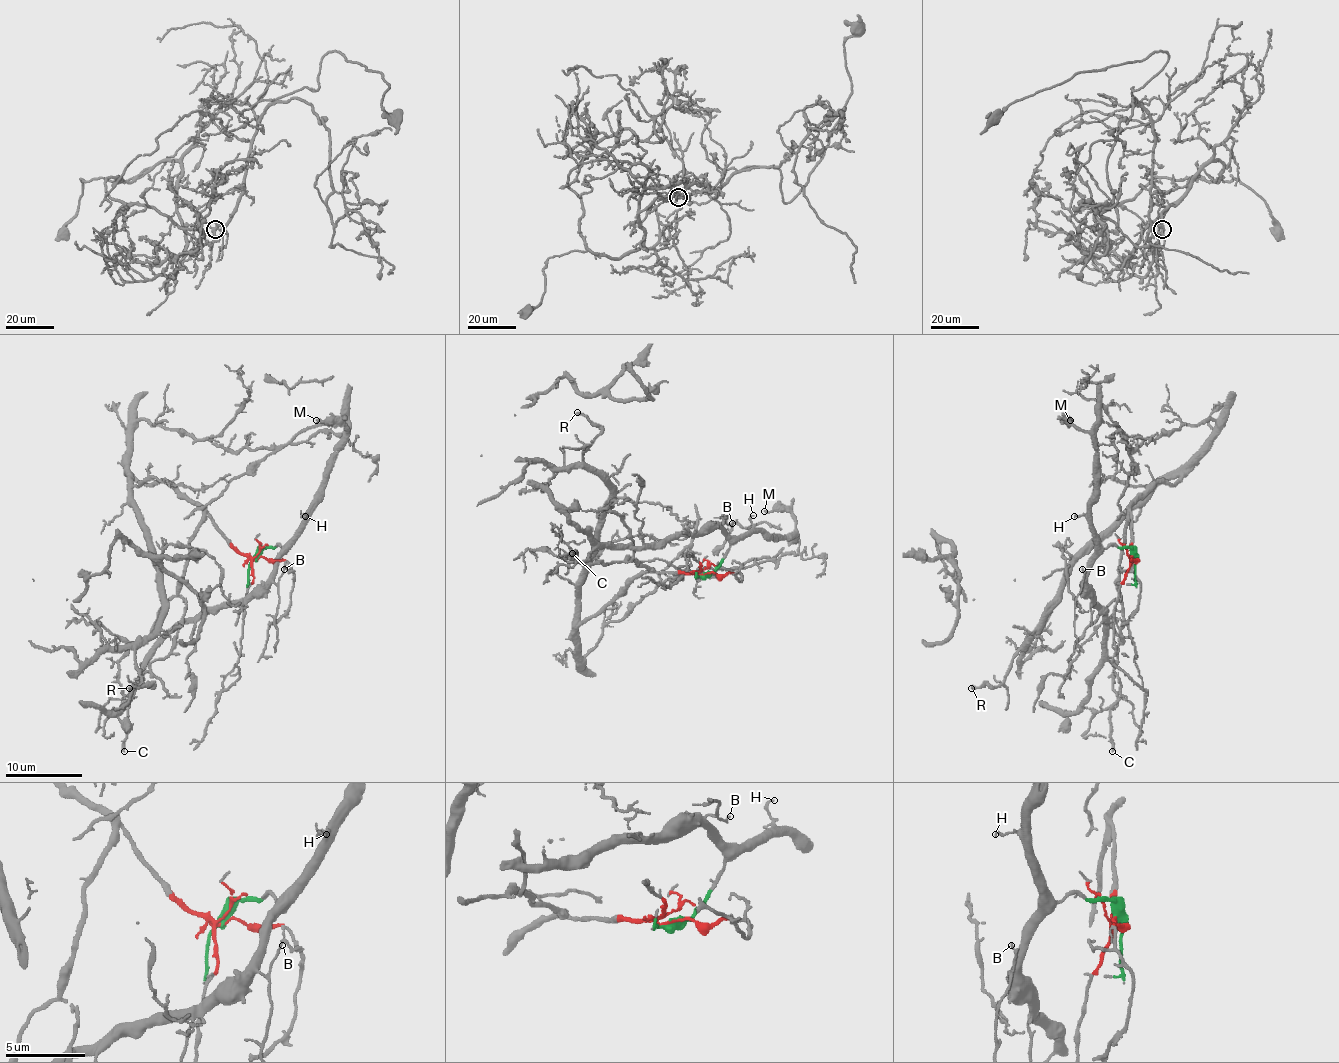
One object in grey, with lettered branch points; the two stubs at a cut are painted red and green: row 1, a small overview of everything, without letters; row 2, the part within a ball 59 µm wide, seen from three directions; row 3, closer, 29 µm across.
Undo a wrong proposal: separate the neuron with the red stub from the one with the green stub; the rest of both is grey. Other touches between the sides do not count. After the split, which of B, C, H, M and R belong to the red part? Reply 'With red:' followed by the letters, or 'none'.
With red: R

